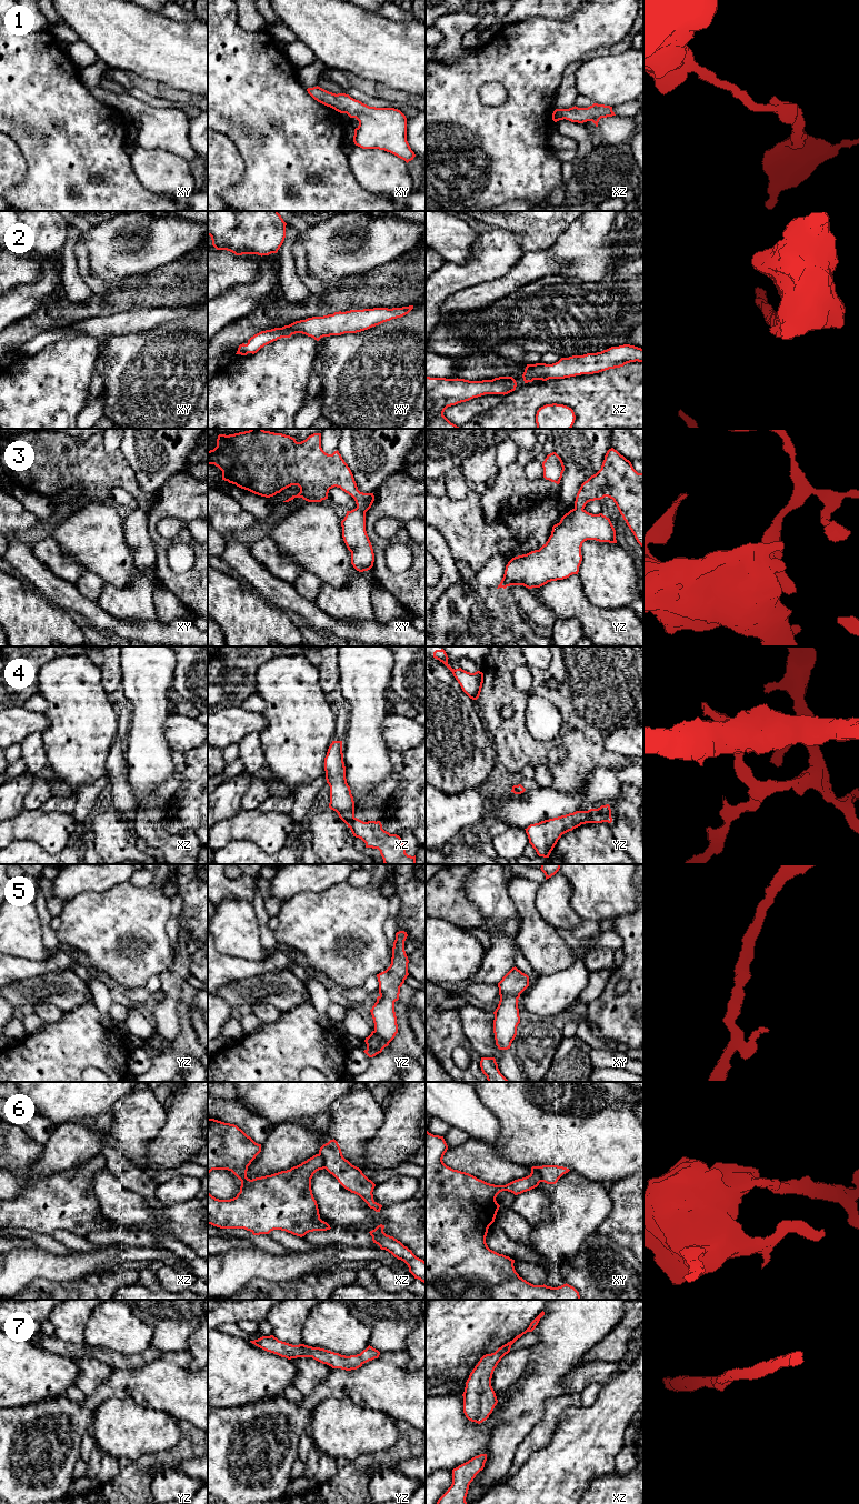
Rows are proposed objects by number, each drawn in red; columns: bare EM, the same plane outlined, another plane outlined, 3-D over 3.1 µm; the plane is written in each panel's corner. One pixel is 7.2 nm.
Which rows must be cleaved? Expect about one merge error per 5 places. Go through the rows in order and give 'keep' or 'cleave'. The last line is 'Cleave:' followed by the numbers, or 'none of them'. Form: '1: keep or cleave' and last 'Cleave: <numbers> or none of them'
1: keep
2: keep
3: cleave
4: cleave
5: keep
6: cleave
7: keep
Cleave: 3, 4, 6

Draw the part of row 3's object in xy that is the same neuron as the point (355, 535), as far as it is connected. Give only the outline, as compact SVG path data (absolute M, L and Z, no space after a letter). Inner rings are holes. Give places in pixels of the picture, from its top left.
M358 508L347 511L341 527L353 568L359 572L370 570L373 566L374 553L366 531L366 513Z

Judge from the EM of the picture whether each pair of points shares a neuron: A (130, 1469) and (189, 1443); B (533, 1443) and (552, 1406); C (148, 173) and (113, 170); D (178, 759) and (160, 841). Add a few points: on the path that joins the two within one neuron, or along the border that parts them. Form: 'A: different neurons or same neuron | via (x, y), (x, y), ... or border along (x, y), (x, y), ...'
A: same neuron | via (145, 1469), (155, 1461), (175, 1456)
B: same neuron | via (541, 1434), (551, 1415)
C: different neurons | border along (130, 157), (135, 174), (151, 191)
D: same neuron | via (178, 779), (177, 784), (158, 803), (157, 821)

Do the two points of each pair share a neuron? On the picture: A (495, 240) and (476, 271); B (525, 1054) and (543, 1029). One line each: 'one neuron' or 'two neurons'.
A: one neuron
B: one neuron

